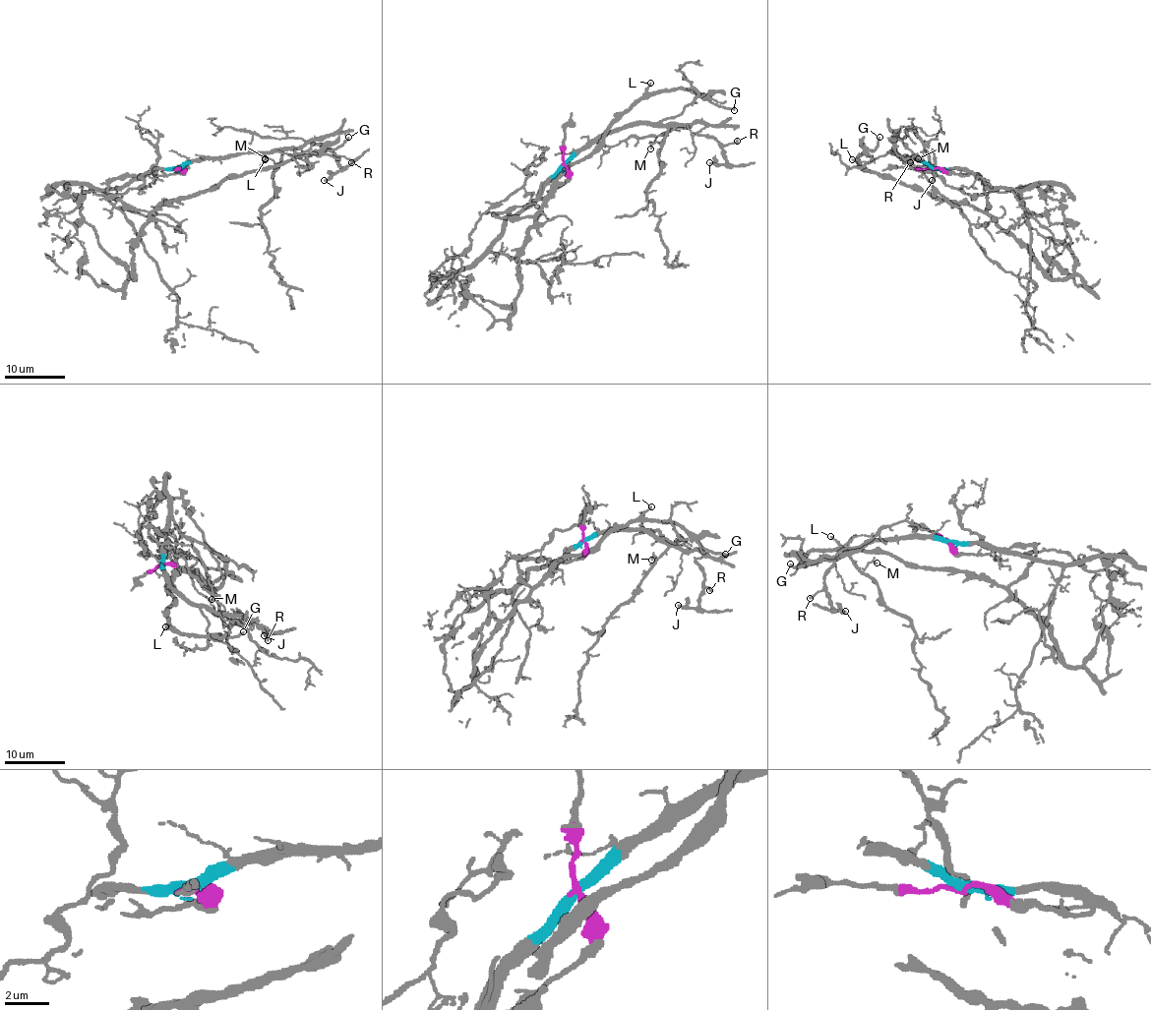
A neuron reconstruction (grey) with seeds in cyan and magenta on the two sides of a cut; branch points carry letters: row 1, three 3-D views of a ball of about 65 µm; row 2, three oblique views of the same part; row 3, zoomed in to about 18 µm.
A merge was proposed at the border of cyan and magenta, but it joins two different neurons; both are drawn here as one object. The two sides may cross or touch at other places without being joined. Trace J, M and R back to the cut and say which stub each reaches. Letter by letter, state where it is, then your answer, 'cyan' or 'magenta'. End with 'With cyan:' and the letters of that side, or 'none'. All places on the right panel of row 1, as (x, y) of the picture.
J: place (932, 180); cyan
M: place (918, 158); cyan
R: place (910, 162); cyan
With cyan: J, M, R

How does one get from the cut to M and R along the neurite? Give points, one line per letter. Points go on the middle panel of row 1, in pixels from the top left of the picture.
M: (563, 164), (604, 135), (631, 125), (666, 128), (667, 135), (654, 143), (651, 148)
R: (563, 164), (604, 135), (631, 125), (697, 123), (705, 126), (696, 132), (710, 135), (717, 143), (737, 141)

